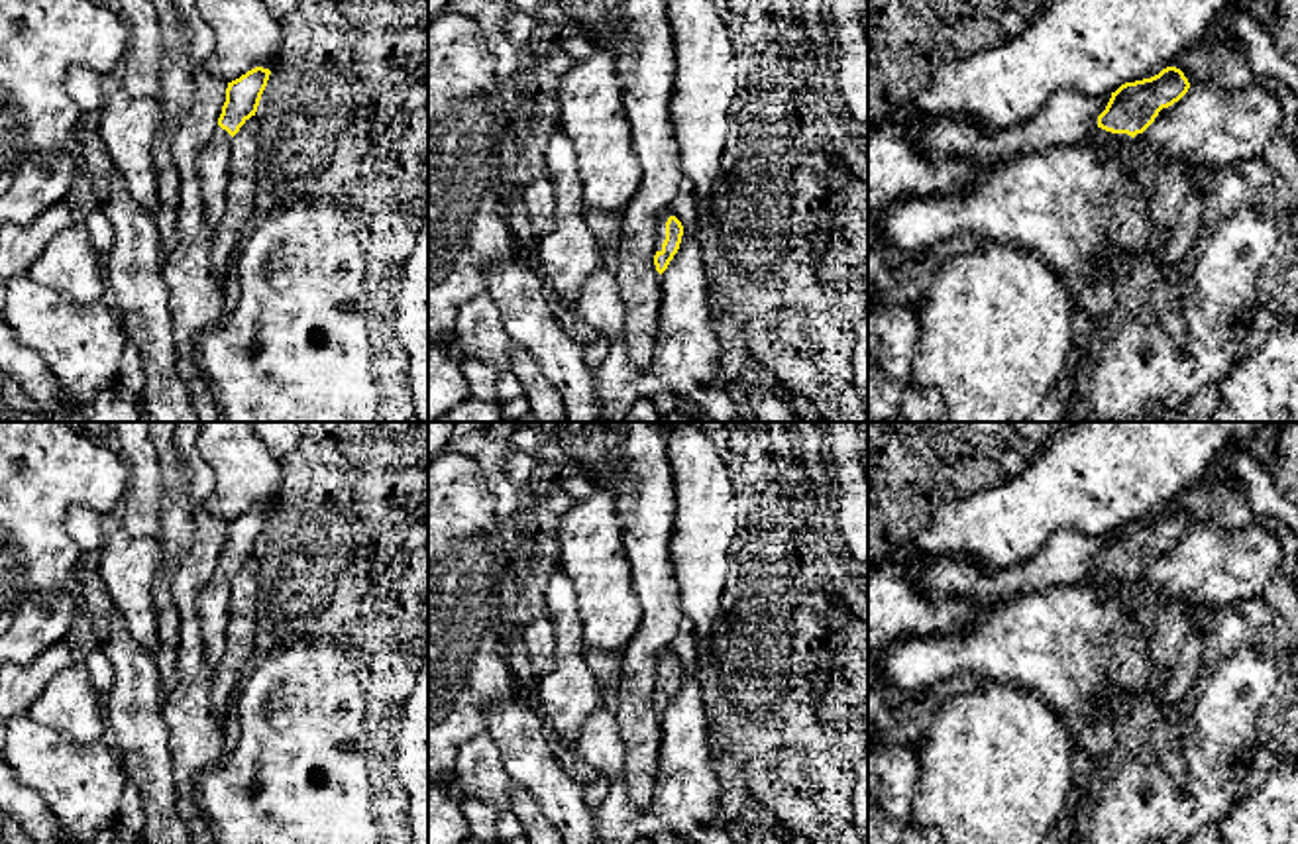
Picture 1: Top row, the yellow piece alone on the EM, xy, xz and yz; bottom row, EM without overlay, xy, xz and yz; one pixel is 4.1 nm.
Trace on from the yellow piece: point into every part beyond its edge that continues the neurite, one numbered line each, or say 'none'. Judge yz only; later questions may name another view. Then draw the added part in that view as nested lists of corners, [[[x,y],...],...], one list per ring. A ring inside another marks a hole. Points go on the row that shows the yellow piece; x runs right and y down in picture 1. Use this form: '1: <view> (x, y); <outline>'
1: yz (1100, 136); [[[1098,128],[1092,137],[1098,143],[1108,143],[1108,141],[1115,141],[1115,143],[1141,143],[1143,141],[1143,133],[1137,133],[1135,137],[1131,137],[1127,133],[1111,133],[1111,132],[1106,132],[1102,128]]]

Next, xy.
1: xy (213, 163); [[[218,126],[196,159],[196,171],[206,210],[204,220],[210,226],[218,226],[226,210],[226,185],[230,179],[230,143],[232,135]]]

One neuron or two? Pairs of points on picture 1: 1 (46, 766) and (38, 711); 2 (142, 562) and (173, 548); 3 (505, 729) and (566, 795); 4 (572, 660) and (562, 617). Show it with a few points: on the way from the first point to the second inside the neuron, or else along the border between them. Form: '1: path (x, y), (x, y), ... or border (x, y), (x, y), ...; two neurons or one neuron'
1: border (26, 713), (81, 744); two neurons
2: border (158, 538), (162, 562), (150, 597); two neurons
3: path (521, 744), (550, 780); one neuron
4: path (570, 650), (568, 627); one neuron

